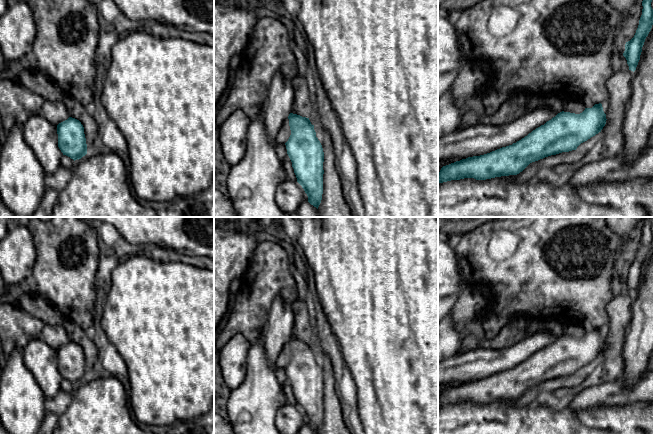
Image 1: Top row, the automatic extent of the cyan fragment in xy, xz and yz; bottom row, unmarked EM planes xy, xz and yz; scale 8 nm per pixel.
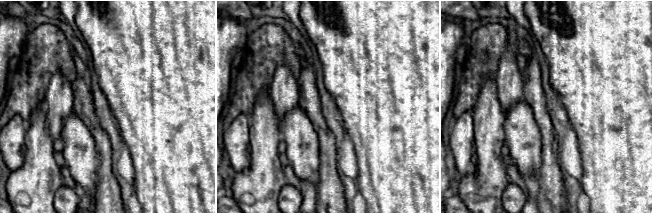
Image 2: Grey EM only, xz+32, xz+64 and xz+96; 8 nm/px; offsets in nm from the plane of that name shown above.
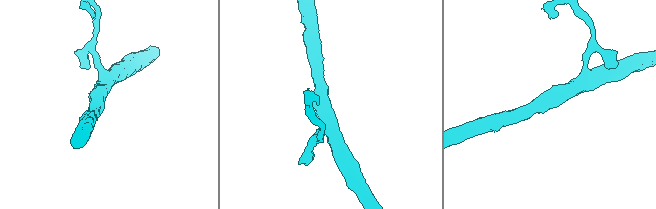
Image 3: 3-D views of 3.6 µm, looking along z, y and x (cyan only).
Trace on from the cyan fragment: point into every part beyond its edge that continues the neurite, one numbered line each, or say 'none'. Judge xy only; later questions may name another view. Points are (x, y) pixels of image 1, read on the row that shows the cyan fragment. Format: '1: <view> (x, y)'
none

